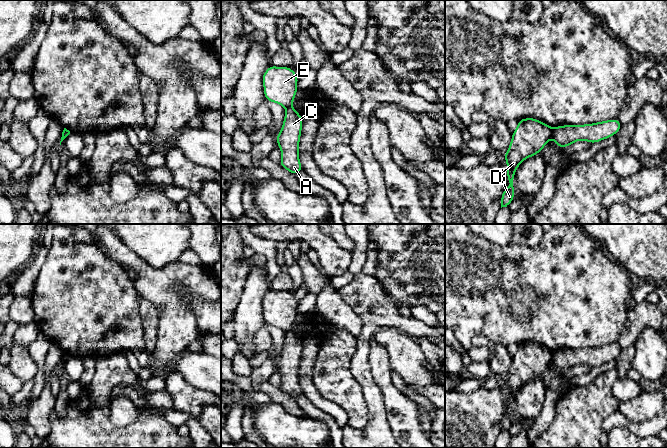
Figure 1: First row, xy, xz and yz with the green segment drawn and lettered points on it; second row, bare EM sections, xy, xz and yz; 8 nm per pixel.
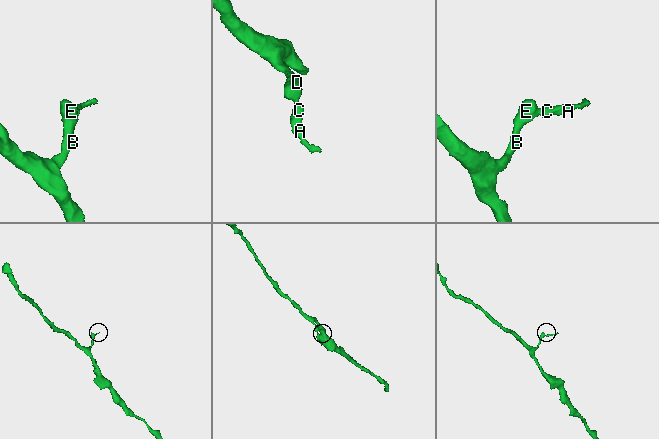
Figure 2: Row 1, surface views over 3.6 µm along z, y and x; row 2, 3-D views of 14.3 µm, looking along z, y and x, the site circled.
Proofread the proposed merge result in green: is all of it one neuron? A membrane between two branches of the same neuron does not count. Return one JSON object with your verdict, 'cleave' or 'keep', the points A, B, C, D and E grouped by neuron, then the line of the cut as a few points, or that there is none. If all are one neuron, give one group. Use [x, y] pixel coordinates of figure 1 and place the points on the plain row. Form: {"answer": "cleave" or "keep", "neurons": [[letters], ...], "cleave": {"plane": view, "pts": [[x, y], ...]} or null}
{"answer": "cleave", "neurons": [["A", "C"], ["B", "D", "E"]], "cleave": {"plane": "yz", "pts": [[553, 352], [551, 361]]}}

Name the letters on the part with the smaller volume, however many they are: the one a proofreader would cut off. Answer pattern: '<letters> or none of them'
A, C

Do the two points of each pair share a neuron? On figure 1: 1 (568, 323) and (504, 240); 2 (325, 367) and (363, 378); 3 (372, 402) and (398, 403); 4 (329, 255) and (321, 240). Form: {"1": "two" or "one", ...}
{"1": "two", "2": "two", "3": "two", "4": "one"}

